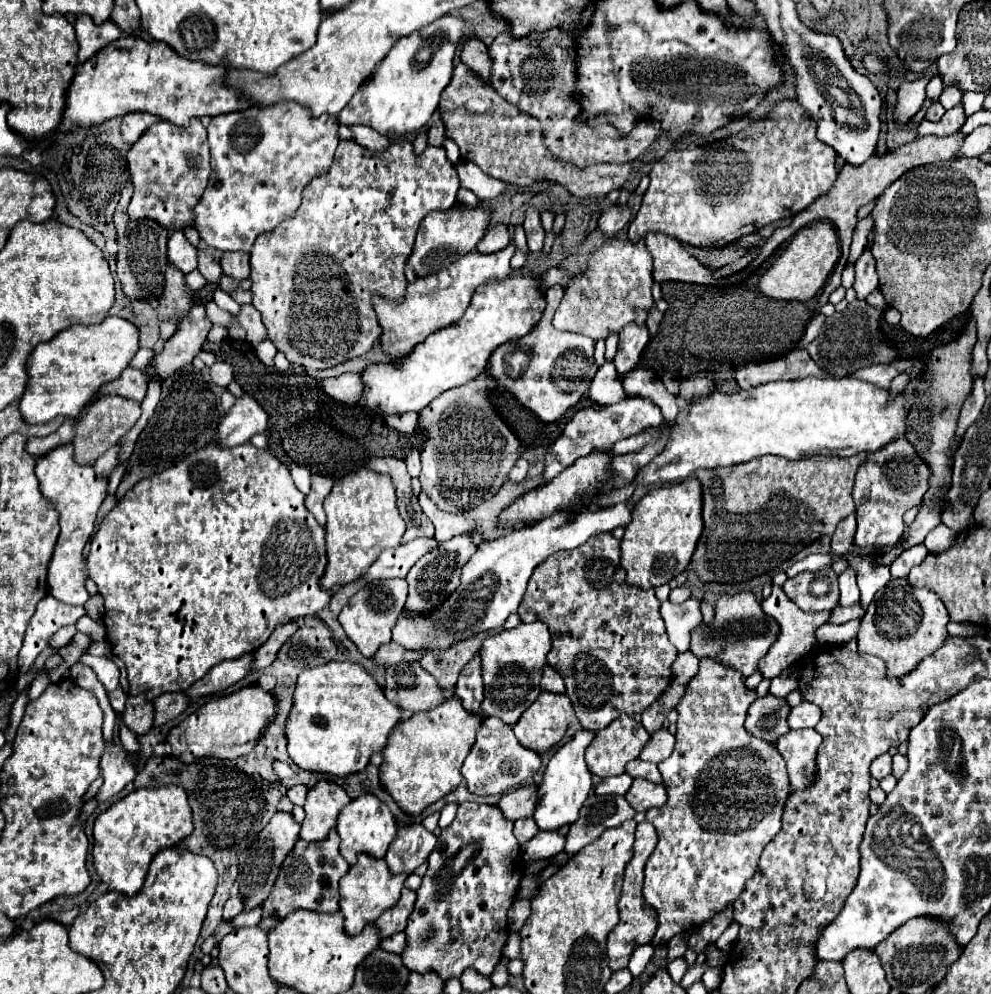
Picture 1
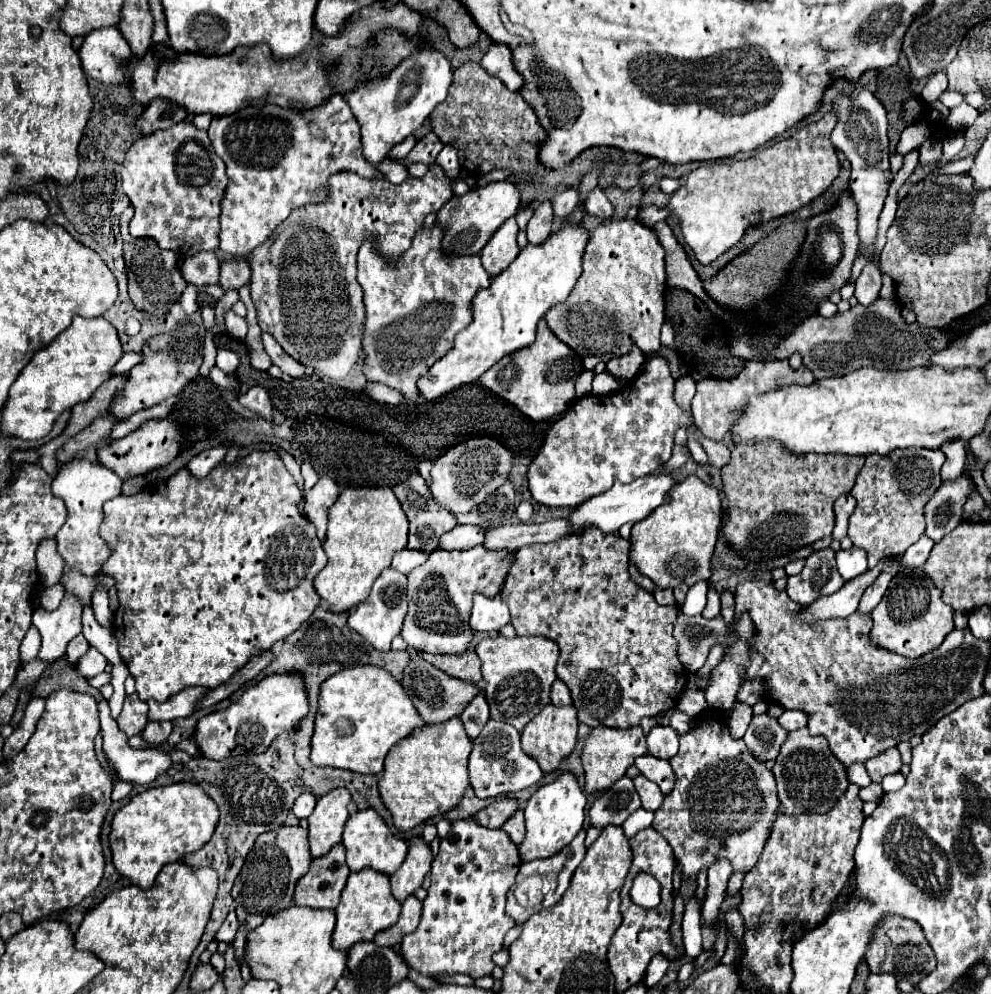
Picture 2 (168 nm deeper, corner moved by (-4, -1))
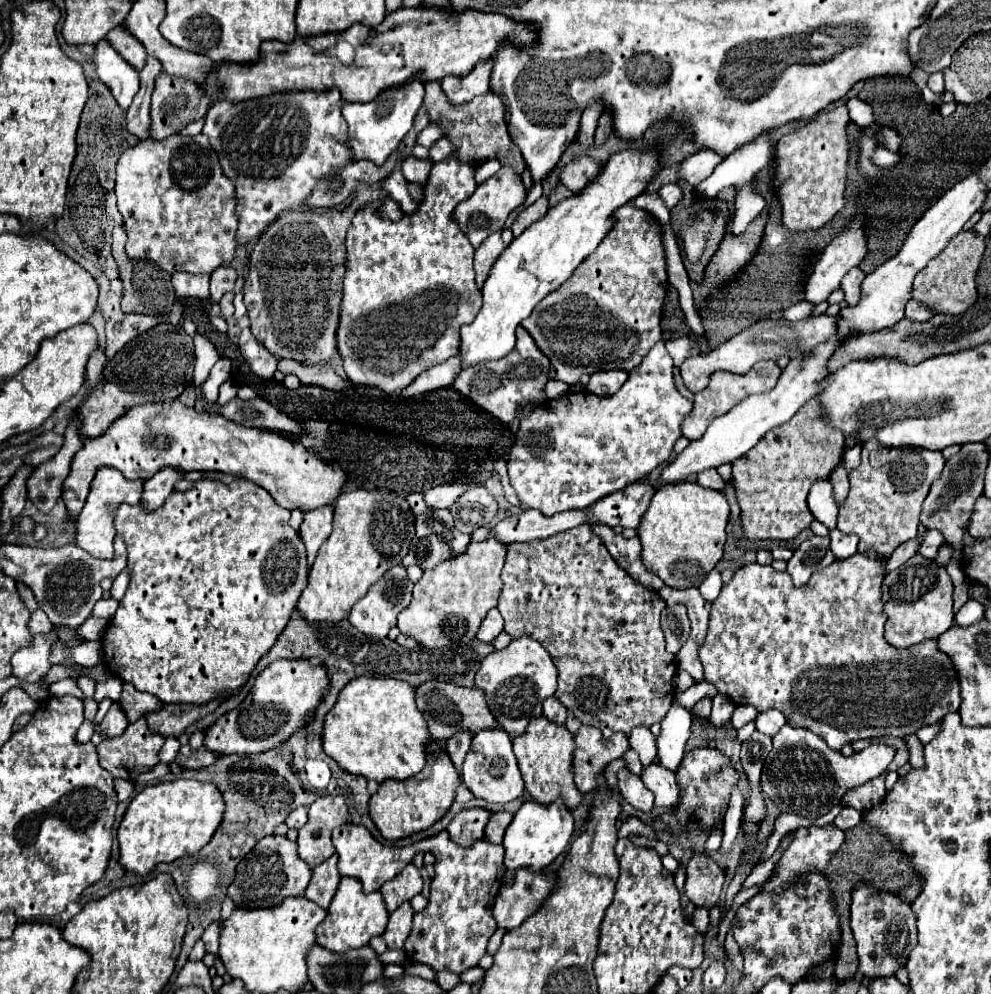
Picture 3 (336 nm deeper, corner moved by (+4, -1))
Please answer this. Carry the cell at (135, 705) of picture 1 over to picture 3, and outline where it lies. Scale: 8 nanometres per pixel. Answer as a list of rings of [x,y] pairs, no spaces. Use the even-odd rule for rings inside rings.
[[[111,706],[109,708],[109,712],[107,712],[107,716],[103,718],[103,722],[101,722],[101,734],[103,736],[109,736],[109,738],[115,738],[115,736],[121,736],[123,734],[123,730],[127,728],[127,718],[123,716],[123,712],[119,710],[119,706]]]

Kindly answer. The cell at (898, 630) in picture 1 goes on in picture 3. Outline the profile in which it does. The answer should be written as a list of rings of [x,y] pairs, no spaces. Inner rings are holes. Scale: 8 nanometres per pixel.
[[[915,554],[907,564],[891,570],[883,582],[885,602],[885,636],[895,648],[909,648],[923,640],[937,638],[953,626],[953,582],[943,566],[921,554]]]

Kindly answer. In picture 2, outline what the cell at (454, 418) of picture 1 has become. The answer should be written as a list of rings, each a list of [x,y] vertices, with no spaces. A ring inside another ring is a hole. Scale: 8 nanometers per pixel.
[[[471,436],[453,448],[449,448],[441,458],[433,462],[431,468],[431,494],[437,504],[447,512],[459,516],[473,512],[487,496],[491,496],[501,484],[507,482],[513,466],[513,454],[491,436]]]

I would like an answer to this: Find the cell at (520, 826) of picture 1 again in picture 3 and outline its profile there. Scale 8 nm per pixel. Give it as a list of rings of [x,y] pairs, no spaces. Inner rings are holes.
[[[495,812],[491,814],[487,826],[485,826],[485,840],[491,842],[491,844],[501,844],[503,842],[503,834],[505,834],[505,828],[509,826],[511,822],[511,814],[509,812]]]

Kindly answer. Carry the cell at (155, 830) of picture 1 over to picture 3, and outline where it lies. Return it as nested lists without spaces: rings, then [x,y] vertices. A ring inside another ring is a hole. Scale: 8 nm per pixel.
[[[173,780],[147,786],[131,800],[117,830],[123,868],[147,876],[161,862],[173,862],[185,854],[195,854],[209,844],[223,814],[223,796],[211,782]]]

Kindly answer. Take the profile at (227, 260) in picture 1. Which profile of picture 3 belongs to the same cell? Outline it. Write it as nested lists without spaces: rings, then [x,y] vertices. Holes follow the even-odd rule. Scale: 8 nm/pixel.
[[[221,266],[219,270],[211,272],[211,294],[213,302],[219,302],[225,292],[231,292],[237,280],[237,272],[231,266]]]

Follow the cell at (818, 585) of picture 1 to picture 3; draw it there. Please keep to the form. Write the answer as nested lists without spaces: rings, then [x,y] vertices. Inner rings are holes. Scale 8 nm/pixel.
[[[811,536],[793,552],[793,558],[787,562],[787,572],[795,586],[803,586],[815,570],[821,570],[831,562],[835,562],[835,554],[829,548],[829,536]]]

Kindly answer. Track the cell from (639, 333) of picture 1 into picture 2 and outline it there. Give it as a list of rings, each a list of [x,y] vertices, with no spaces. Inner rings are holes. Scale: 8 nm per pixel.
[[[633,344],[631,350],[627,354],[623,354],[621,358],[611,358],[611,362],[607,362],[605,370],[621,380],[631,380],[639,372],[643,362],[645,362],[643,352]]]

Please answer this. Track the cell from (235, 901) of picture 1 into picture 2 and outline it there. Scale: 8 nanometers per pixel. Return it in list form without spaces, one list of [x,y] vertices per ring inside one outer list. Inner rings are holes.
[[[229,912],[229,916],[227,916],[227,920],[221,924],[215,940],[219,940],[219,942],[233,942],[237,928],[239,928],[239,920],[237,920],[235,912]]]

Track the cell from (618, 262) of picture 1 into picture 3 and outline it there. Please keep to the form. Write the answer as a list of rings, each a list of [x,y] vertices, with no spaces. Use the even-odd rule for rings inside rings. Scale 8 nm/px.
[[[623,206],[617,210],[617,224],[601,244],[589,254],[575,270],[575,274],[551,292],[535,310],[531,318],[521,324],[535,340],[537,348],[549,358],[551,380],[577,384],[583,374],[595,374],[601,370],[627,370],[643,362],[655,342],[661,340],[661,308],[667,290],[667,264],[663,250],[663,228],[657,218],[635,206]]]

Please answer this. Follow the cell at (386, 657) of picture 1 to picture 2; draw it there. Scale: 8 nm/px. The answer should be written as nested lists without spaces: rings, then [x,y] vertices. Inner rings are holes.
[[[473,546],[469,550],[455,550],[455,552],[437,550],[425,564],[415,568],[407,576],[409,612],[403,622],[407,646],[419,652],[451,654],[451,656],[463,654],[473,636],[469,628],[471,596],[475,592],[491,596],[501,590],[501,584],[507,574],[507,564],[503,562],[503,554],[507,554],[507,550],[487,552],[483,546]]]

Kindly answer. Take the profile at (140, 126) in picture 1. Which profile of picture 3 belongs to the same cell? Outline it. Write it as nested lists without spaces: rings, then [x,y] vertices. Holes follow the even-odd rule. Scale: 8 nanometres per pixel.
[[[159,74],[155,78],[155,92],[151,98],[151,120],[153,120],[151,136],[155,140],[165,140],[173,134],[179,134],[187,124],[205,118],[209,104],[211,104],[211,100],[203,94],[203,90],[199,88],[199,84],[195,80]]]

